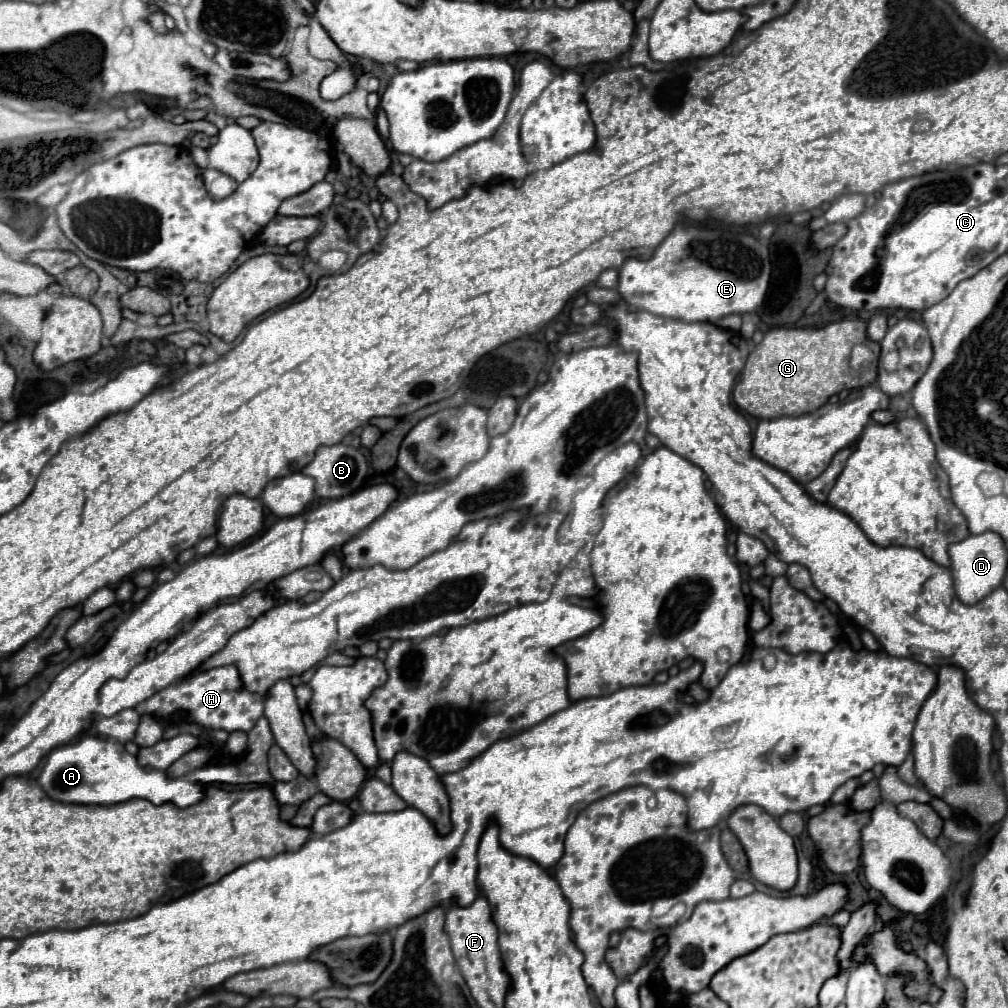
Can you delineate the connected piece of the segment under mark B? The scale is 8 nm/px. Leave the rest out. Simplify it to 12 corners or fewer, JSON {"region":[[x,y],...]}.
{"region":[[320,446],[302,474],[332,500],[364,486],[368,462],[354,446]]}

